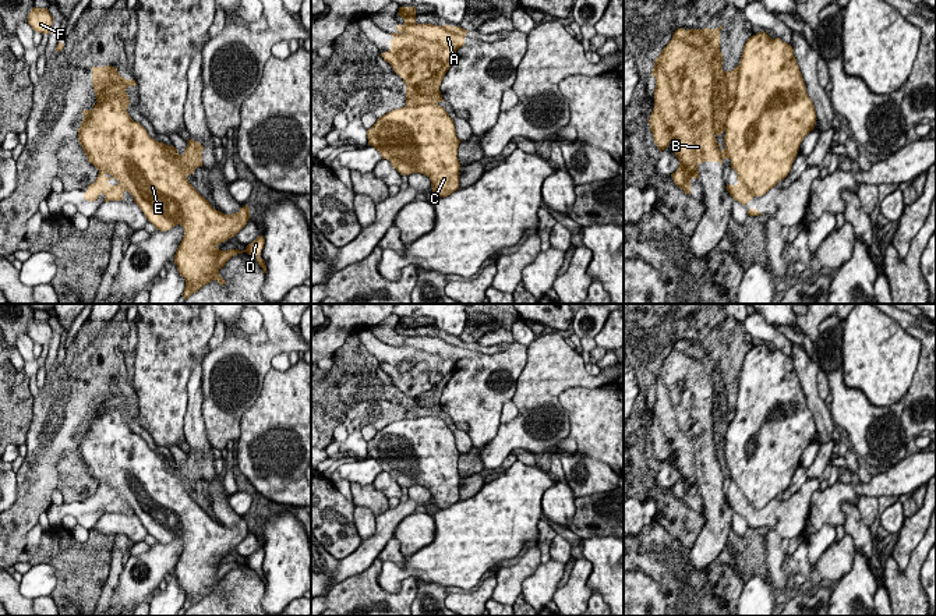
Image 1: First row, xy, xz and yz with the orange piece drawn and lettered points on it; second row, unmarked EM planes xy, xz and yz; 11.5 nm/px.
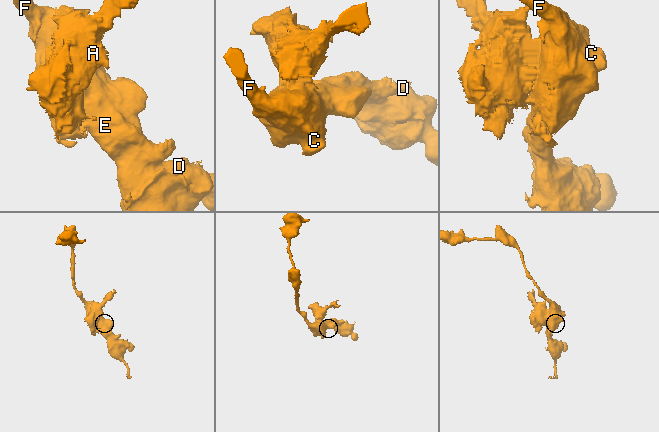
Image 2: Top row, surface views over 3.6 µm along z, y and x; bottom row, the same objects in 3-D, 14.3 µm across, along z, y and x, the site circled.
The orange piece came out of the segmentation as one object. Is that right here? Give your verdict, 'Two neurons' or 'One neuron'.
Two neurons

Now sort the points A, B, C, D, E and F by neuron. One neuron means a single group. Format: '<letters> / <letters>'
A B / C D E F

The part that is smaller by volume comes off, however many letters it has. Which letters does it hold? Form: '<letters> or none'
A, B

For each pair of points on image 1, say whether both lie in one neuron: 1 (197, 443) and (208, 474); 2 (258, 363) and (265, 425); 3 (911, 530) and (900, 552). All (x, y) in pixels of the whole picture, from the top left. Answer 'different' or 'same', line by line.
1: same
2: different
3: same

